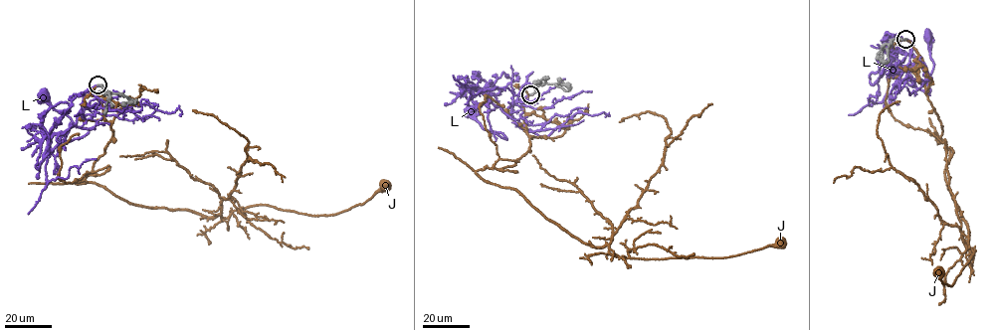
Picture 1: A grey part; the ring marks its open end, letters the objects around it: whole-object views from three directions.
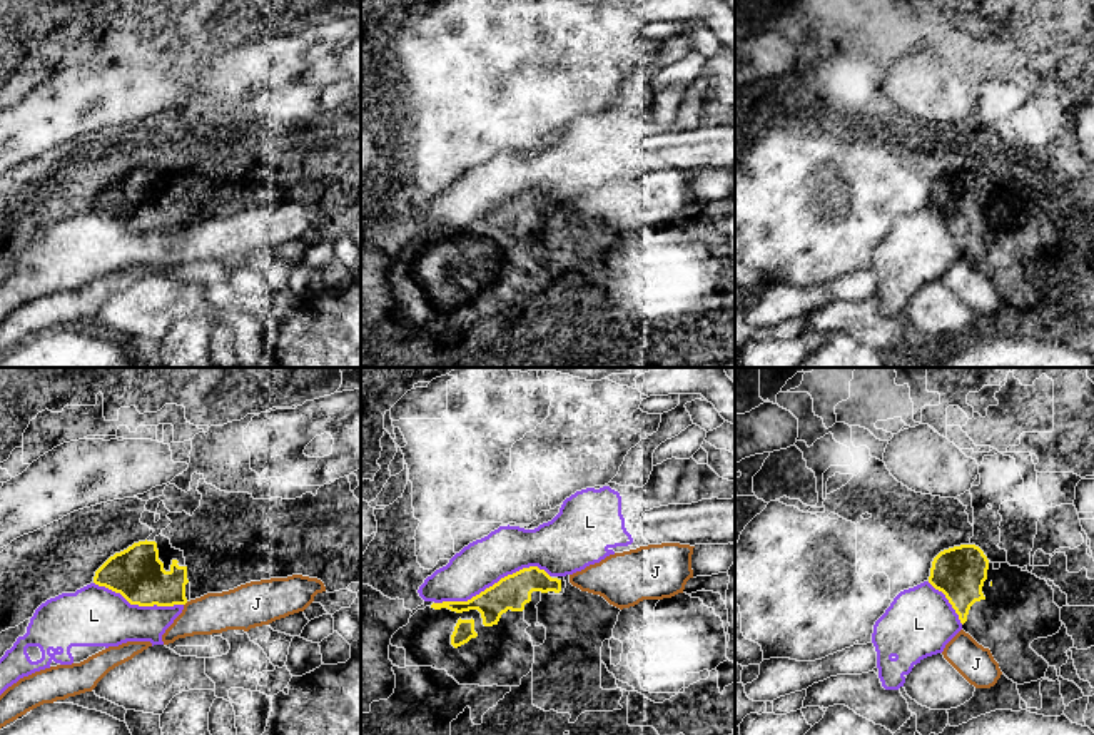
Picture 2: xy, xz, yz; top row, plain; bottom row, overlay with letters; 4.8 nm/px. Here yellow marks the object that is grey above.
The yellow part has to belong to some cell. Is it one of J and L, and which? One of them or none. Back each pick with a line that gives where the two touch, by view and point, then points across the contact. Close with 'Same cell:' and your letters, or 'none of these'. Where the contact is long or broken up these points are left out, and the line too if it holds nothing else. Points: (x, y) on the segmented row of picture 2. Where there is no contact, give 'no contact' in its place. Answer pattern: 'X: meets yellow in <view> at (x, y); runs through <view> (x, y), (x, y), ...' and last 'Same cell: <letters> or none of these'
Same cell: none of these

